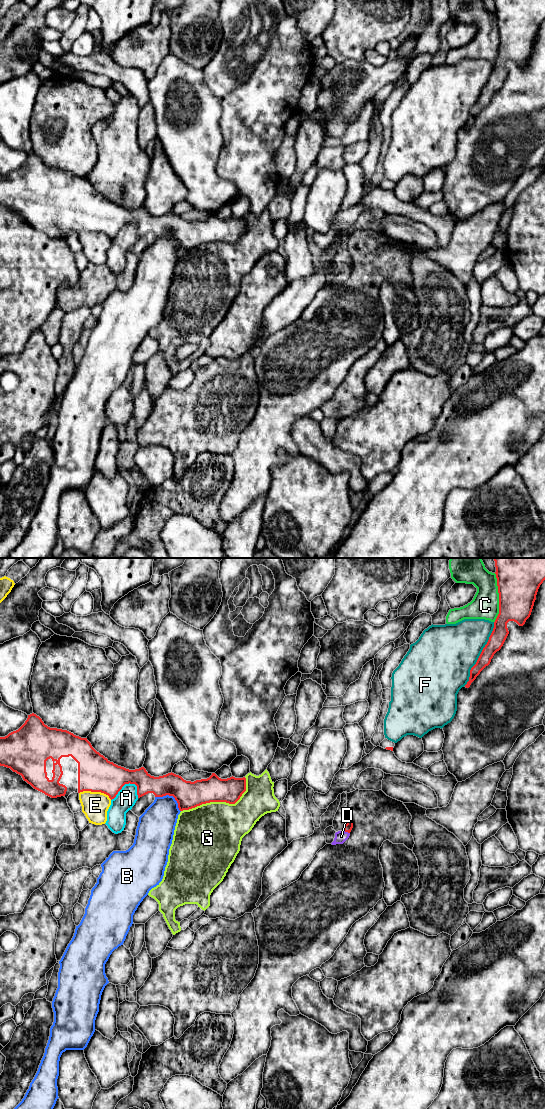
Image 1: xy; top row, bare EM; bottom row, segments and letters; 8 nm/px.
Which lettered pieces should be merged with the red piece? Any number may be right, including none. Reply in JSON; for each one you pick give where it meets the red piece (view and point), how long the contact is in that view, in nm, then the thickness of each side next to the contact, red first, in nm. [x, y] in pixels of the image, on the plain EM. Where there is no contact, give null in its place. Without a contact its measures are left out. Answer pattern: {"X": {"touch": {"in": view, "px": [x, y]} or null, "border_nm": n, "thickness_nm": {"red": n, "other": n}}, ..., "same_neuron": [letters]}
{"D": {"touch": {"in": "xy", "px": [346, 271]}, "border_nm": 70, "thickness_nm": {"red": 70, "other": 100}}, "same_neuron": ["D"]}

